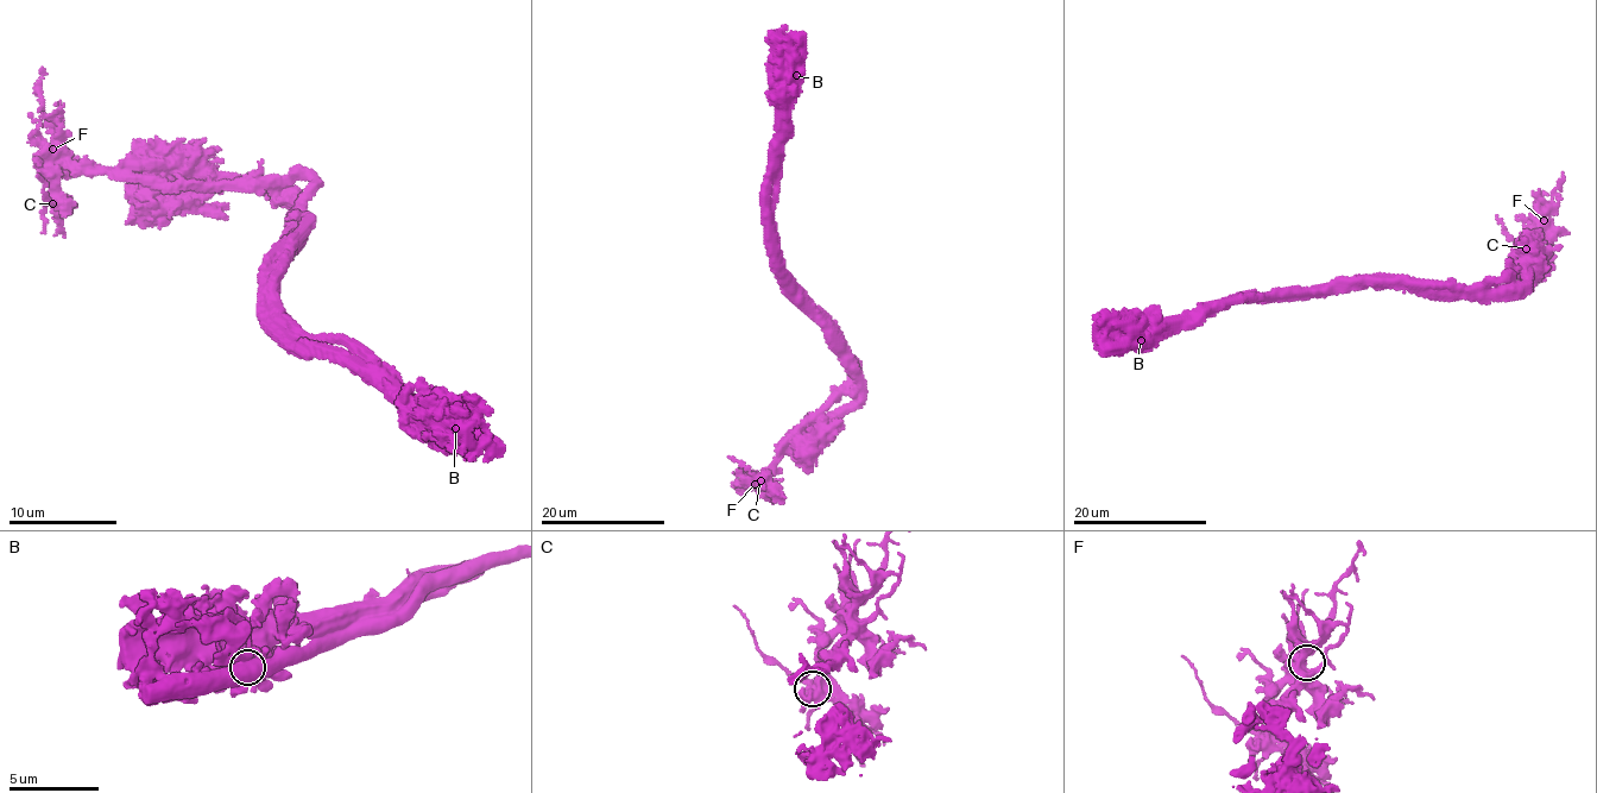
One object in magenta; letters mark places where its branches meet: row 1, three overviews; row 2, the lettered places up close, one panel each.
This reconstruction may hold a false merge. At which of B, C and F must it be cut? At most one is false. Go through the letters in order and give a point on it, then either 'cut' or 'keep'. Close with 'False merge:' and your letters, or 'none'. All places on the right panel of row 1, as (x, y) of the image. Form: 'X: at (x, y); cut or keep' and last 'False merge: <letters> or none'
B: at (1141, 340); cut
C: at (1526, 249); keep
F: at (1544, 220); keep
False merge: B

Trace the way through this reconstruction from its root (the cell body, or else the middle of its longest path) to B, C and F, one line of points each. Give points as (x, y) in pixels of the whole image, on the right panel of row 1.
B: (1392, 287), (1345, 285), (1247, 297), (1173, 319), (1141, 340)
C: (1392, 287), (1513, 287), (1507, 272), (1510, 259), (1533, 237), (1536, 227), (1529, 231), (1529, 245), (1526, 249)
F: (1392, 287), (1513, 287), (1507, 272), (1510, 259), (1523, 243), (1533, 241), (1539, 234), (1544, 220)

